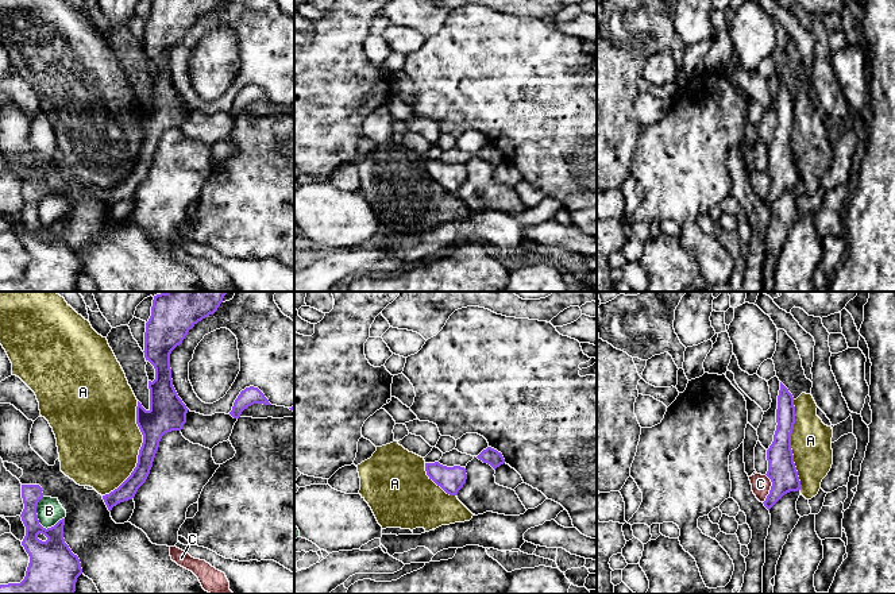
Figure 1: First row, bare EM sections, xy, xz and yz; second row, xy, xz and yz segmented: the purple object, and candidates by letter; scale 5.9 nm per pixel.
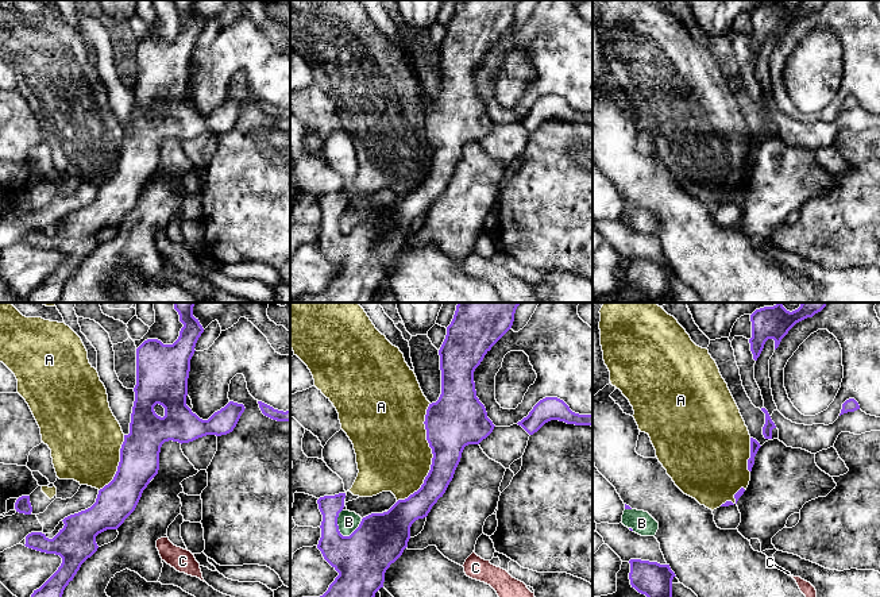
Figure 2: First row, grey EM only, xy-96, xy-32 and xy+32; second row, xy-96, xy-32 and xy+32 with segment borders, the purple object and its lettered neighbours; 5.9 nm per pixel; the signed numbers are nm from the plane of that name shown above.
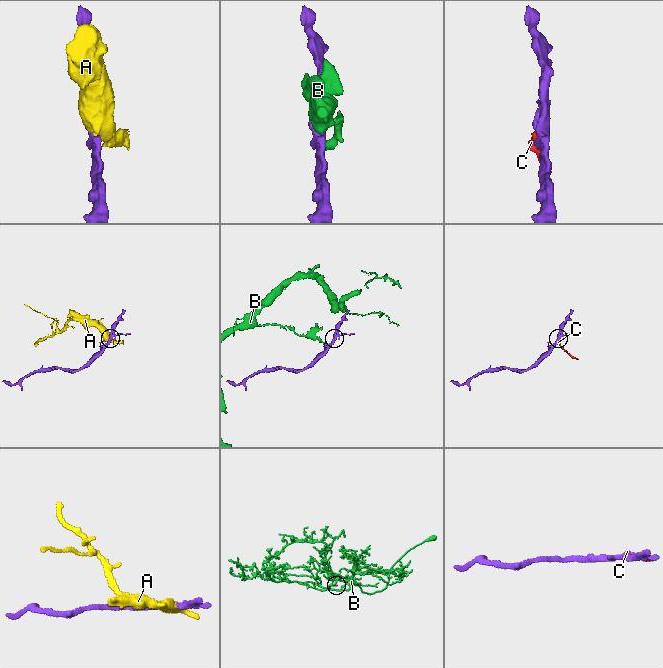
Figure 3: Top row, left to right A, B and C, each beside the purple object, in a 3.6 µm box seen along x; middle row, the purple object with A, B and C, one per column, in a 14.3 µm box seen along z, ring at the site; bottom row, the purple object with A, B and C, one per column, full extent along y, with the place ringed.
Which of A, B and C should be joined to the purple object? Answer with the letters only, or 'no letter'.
no letter

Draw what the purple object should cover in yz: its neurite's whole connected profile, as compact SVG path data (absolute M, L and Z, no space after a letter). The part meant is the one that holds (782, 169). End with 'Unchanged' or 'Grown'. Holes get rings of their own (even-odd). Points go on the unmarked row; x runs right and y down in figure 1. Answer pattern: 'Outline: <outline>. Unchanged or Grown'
Outline: M780 80L776 107L776 128L774 139L767 147L767 174L772 184L763 200L769 208L784 192L801 188L801 178L791 147L791 131L795 122L794 94Z. Unchanged

